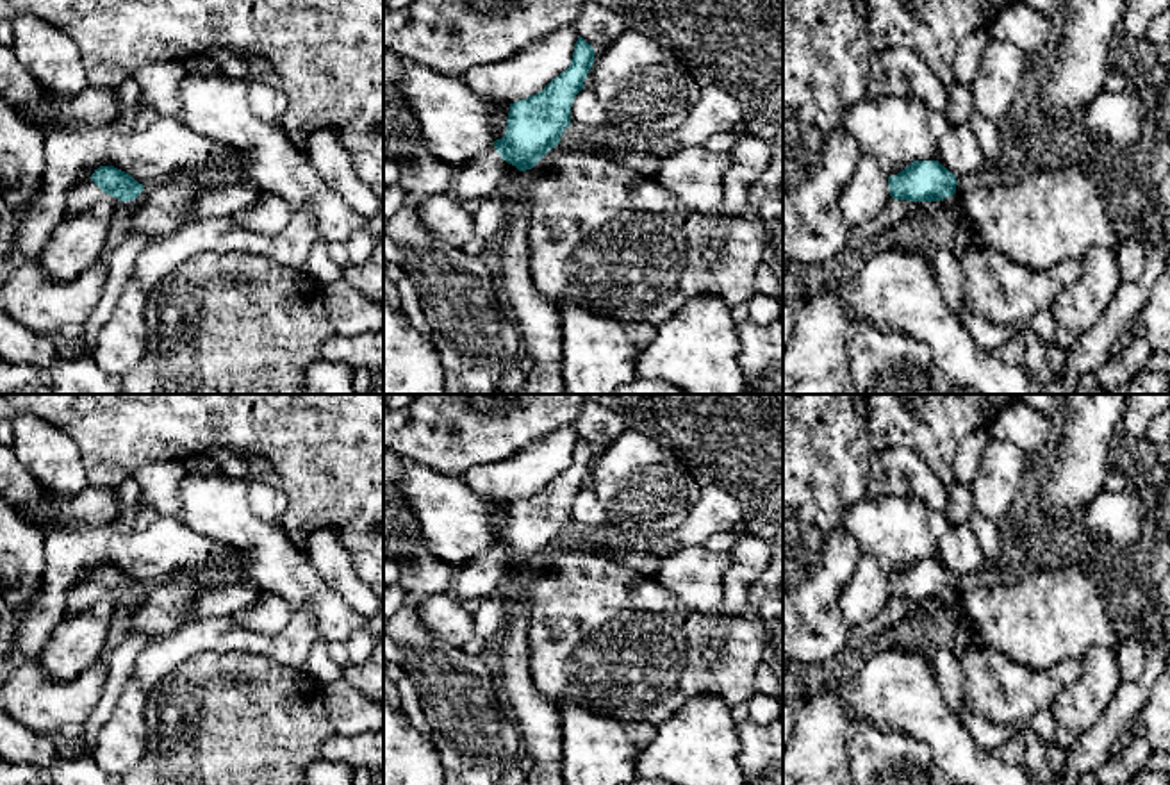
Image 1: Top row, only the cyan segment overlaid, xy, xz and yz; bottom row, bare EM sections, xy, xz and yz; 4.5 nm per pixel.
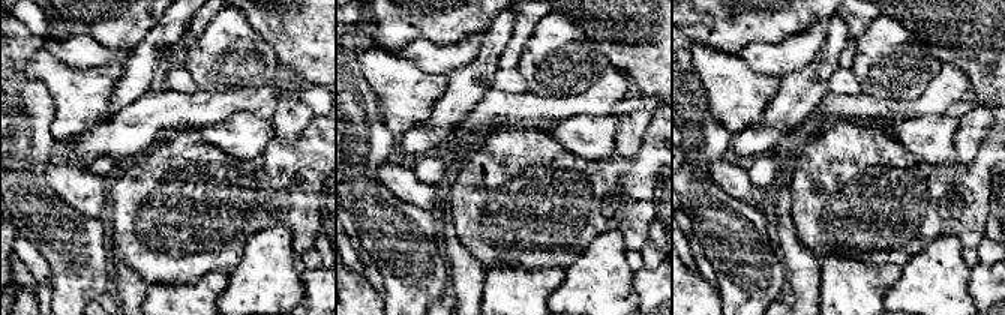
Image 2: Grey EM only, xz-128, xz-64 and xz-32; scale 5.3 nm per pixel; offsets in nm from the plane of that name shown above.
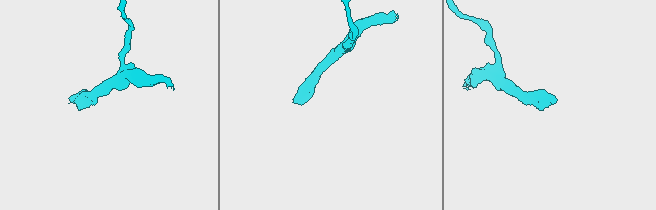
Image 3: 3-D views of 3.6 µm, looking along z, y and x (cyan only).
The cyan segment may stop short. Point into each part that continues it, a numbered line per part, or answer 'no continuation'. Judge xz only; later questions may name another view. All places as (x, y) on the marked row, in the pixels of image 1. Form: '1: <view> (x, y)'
1: xz (478, 179)

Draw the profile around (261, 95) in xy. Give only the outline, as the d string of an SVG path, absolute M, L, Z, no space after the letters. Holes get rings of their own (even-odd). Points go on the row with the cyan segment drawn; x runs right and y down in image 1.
M255 78L241 82L246 86L248 98L255 114L268 121L276 121L278 118L275 111L275 89Z

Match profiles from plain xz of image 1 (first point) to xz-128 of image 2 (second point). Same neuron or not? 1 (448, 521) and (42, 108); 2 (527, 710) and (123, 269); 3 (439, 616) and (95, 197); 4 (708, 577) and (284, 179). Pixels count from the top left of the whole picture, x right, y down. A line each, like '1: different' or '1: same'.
1: different
2: same
3: same
4: different

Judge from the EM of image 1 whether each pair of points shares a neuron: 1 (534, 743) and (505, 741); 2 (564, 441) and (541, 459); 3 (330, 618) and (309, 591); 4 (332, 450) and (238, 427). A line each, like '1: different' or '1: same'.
1: different
2: same
3: same
4: same

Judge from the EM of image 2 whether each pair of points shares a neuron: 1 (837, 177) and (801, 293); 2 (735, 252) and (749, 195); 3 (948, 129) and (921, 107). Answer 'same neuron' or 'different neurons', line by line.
1: different neurons
2: different neurons
3: different neurons

